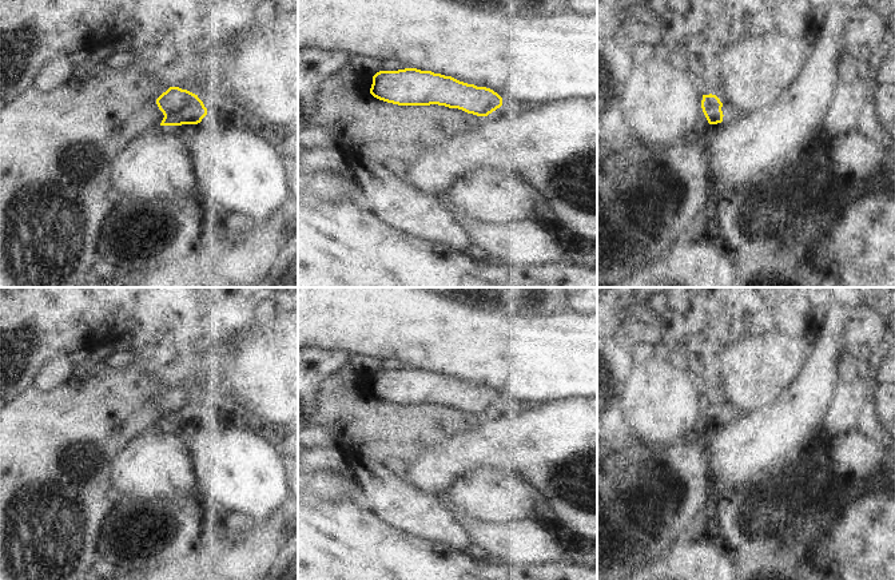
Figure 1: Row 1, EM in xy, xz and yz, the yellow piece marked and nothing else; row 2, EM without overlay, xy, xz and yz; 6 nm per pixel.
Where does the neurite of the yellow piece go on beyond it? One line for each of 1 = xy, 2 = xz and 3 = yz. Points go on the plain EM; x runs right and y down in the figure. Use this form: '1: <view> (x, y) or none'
1: none
2: none
3: none

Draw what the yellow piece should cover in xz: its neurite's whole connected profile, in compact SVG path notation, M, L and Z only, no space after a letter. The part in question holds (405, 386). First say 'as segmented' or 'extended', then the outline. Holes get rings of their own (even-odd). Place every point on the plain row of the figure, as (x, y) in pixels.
as segmented; M417 368L377 372L370 393L398 405L438 404L477 416L488 416L502 405L502 397L490 388Z

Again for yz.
as segmented; M703 394L701 408L709 424L717 424L723 421L723 402L716 394Z

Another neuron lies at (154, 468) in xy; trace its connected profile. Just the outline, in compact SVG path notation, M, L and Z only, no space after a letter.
M159 425L132 438L111 464L115 497L126 504L172 505L194 498L195 474L182 425Z

